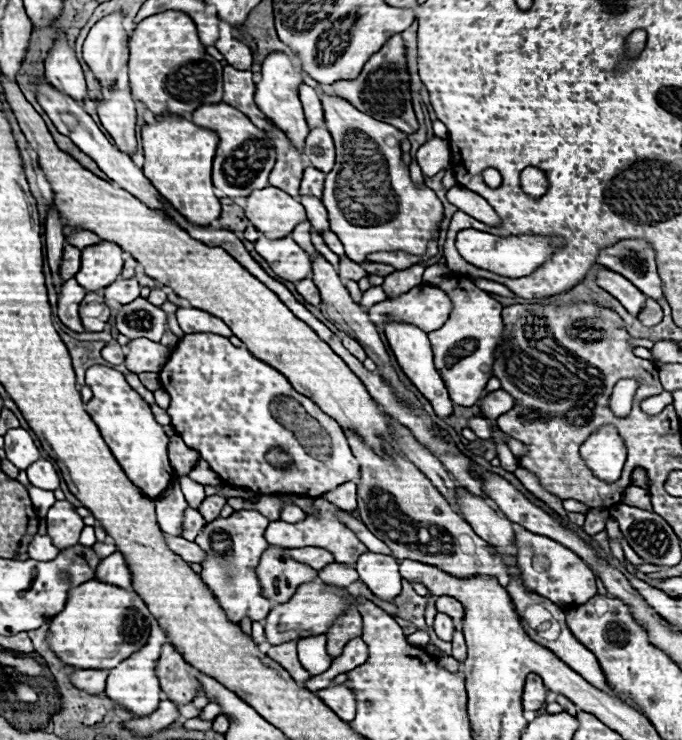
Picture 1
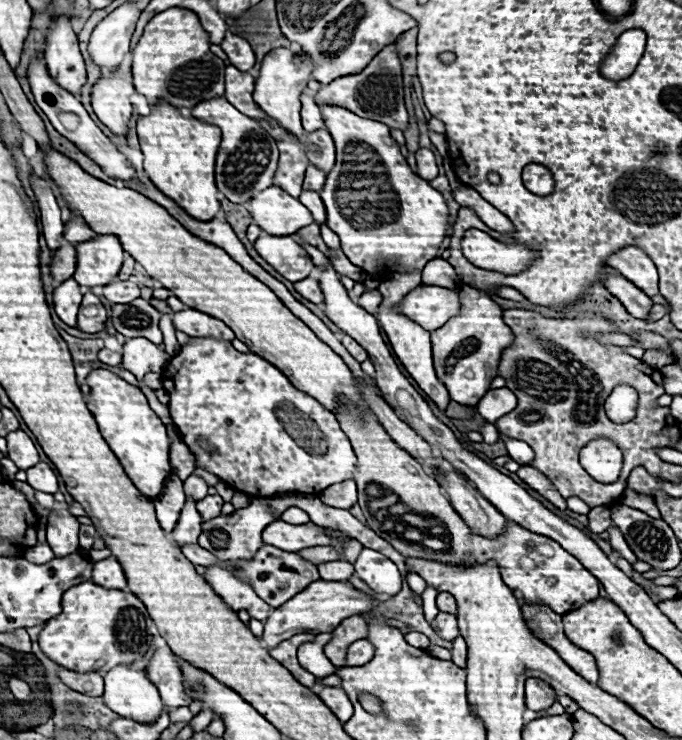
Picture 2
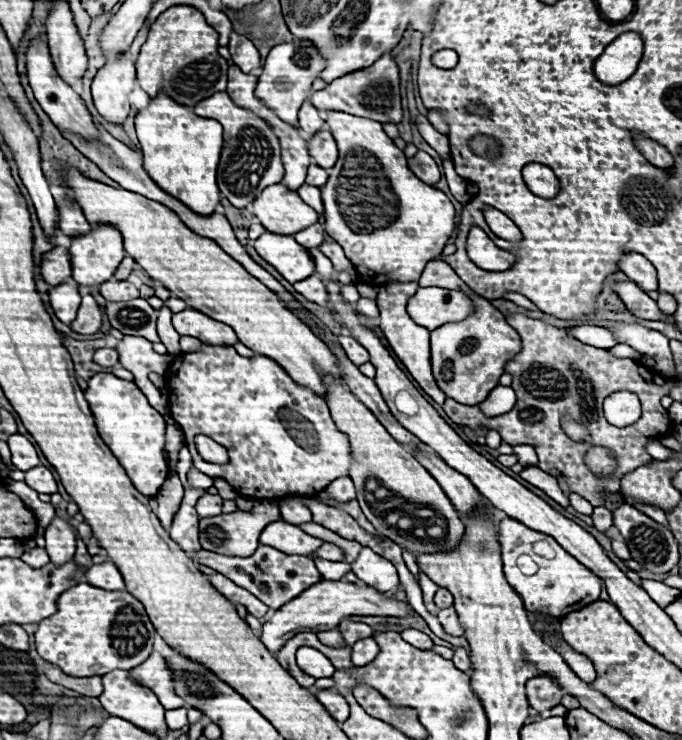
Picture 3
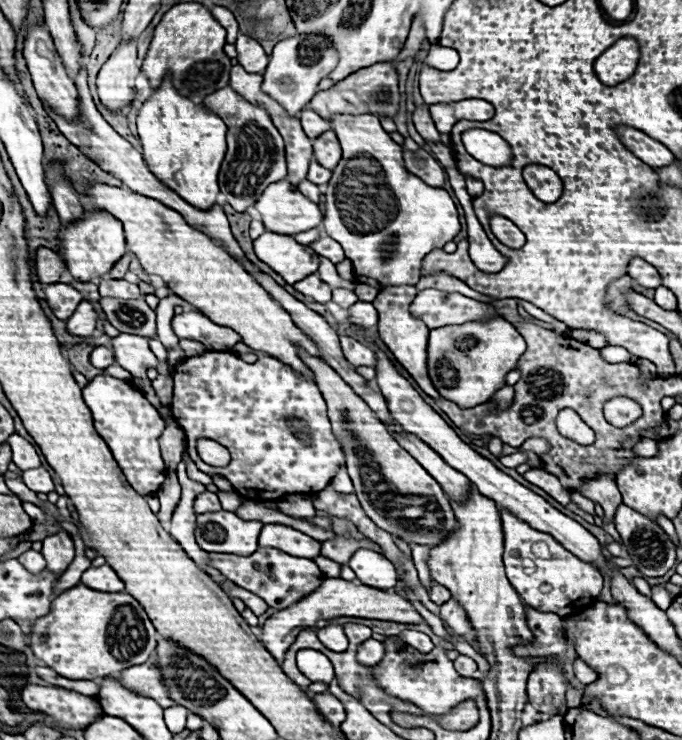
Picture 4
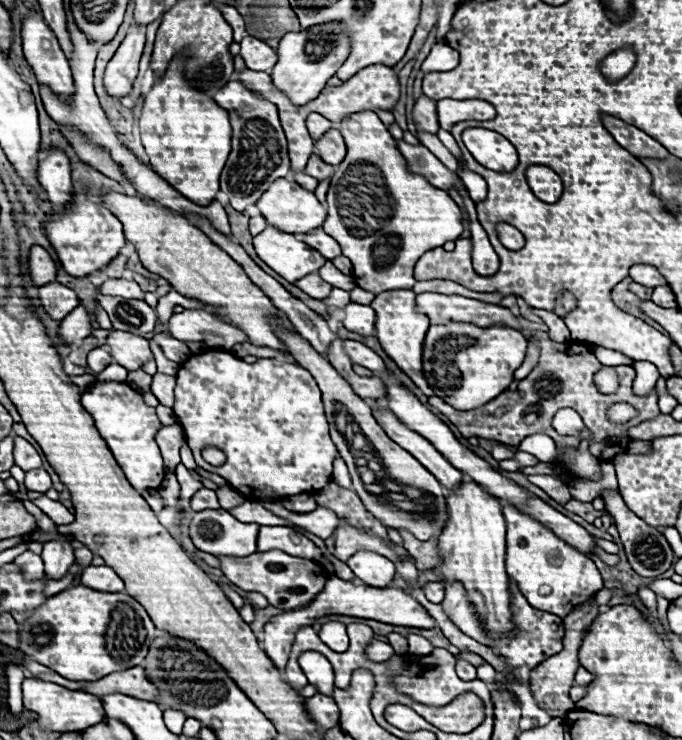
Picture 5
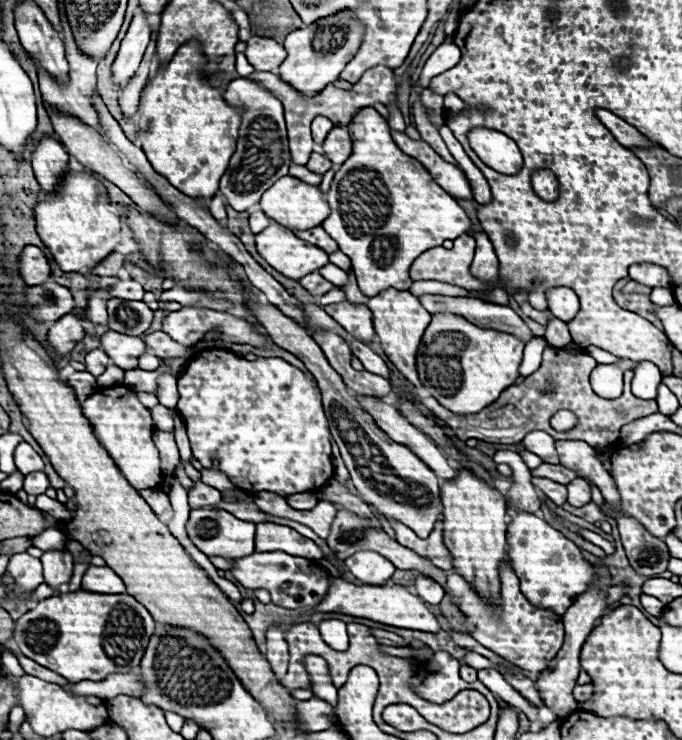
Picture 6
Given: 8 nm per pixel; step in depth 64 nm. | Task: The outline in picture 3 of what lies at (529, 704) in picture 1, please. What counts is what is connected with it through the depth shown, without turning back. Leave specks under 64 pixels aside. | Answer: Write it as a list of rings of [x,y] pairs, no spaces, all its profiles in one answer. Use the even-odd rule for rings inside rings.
[[[548,674],[530,678],[526,682],[526,694],[528,694],[530,706],[534,710],[538,710],[538,712],[552,710],[562,700],[562,688],[560,688],[560,684],[552,676],[548,676]]]

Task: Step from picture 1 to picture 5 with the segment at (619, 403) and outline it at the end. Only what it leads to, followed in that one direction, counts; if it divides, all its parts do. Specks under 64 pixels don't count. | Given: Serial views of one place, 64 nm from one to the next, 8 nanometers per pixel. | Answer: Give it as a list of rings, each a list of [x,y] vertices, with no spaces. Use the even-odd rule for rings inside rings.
[[[614,404],[610,408],[610,420],[618,420],[618,422],[624,422],[624,420],[630,420],[632,416],[636,416],[634,408],[628,406],[628,404]]]

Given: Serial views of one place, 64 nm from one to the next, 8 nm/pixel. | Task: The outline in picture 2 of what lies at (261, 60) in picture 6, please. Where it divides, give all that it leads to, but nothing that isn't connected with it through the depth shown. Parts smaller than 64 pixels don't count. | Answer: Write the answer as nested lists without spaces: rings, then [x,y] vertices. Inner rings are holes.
[[[228,32],[226,38],[224,38],[224,42],[220,46],[228,54],[232,66],[248,72],[256,64],[256,54],[254,54],[252,46],[248,44],[248,40],[244,40],[244,38]]]

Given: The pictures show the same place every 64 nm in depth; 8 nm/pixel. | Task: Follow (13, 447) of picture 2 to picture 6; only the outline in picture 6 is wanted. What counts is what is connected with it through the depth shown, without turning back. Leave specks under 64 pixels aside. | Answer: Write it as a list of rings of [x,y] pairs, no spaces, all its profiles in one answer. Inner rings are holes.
[[[20,442],[14,450],[14,462],[16,462],[16,468],[22,472],[22,474],[28,474],[28,472],[36,472],[36,470],[42,470],[44,464],[42,464],[42,458],[34,452],[34,448],[28,444],[28,442]]]

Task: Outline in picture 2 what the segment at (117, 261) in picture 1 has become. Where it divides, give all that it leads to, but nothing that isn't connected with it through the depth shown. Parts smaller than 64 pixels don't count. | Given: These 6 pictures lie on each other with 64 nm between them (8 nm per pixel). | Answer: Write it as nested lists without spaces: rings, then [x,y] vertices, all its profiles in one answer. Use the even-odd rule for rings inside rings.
[[[98,234],[94,240],[76,244],[76,272],[74,280],[80,286],[110,284],[122,266],[124,250],[116,236]]]

